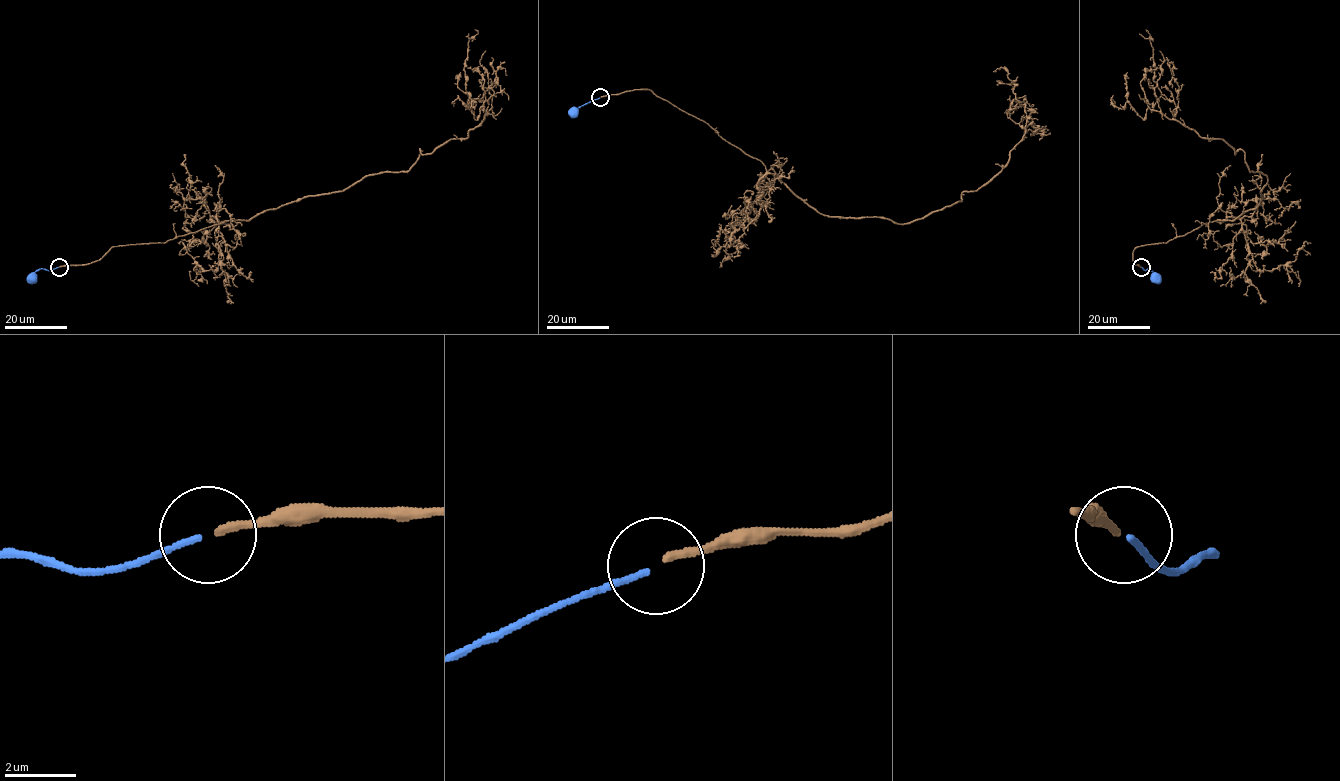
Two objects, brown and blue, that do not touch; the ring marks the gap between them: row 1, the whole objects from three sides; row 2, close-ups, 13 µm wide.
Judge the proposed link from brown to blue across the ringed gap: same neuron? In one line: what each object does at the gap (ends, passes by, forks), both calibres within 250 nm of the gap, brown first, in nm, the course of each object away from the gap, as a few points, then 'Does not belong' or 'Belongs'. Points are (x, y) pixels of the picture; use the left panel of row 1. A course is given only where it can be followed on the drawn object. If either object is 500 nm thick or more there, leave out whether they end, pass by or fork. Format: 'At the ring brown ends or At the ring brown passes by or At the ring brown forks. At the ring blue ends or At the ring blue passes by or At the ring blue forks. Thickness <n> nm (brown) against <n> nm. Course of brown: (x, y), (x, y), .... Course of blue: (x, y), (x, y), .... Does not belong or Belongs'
At the ring brown ends. At the ring blue ends. Thickness 220 nm (brown) against 140 nm. Course of brown: (59, 267), (407, 171), (420, 149), (466, 139), (485, 112), (466, 89), (475, 29). Course of blue: (58, 267), (38, 269), (30, 277). Does not belong

